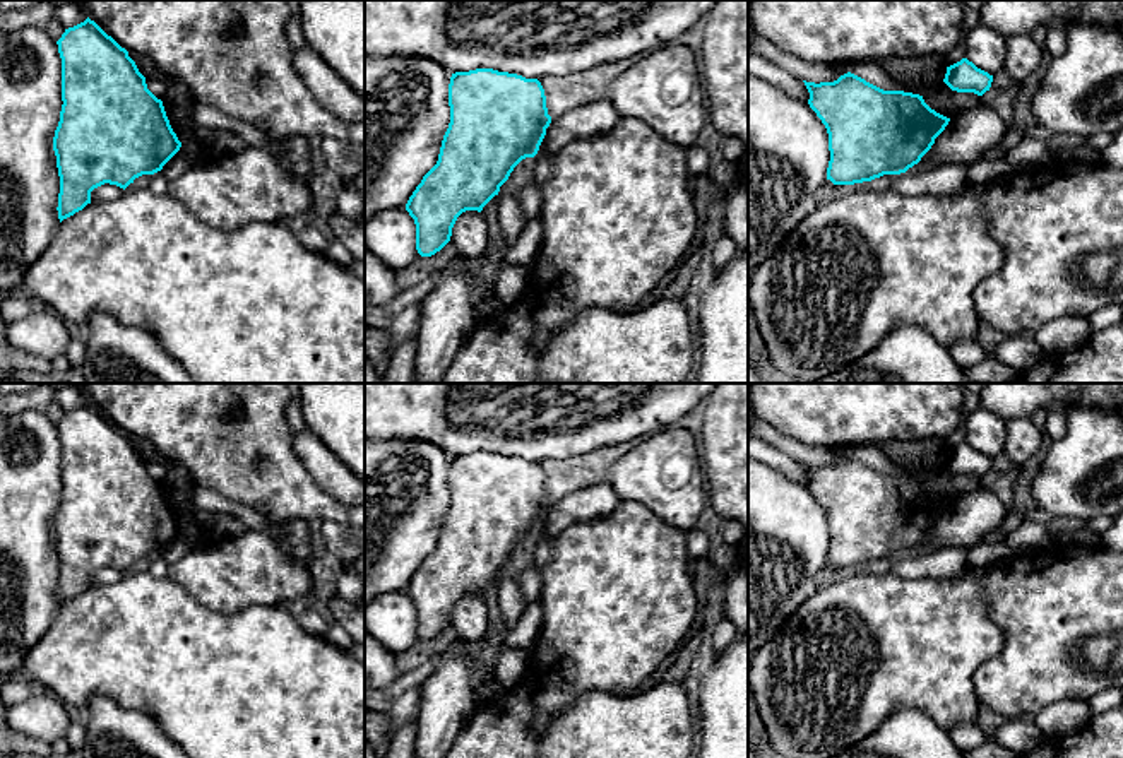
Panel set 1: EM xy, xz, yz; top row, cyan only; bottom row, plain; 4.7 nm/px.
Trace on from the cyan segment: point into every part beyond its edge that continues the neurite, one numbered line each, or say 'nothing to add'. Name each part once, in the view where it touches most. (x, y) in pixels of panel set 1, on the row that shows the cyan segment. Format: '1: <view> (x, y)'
nothing to add

